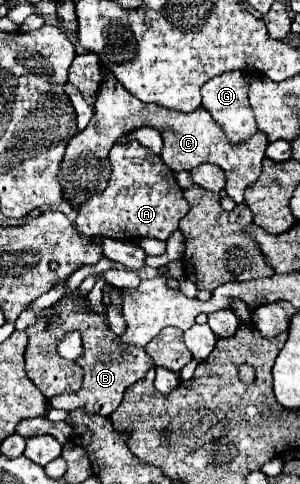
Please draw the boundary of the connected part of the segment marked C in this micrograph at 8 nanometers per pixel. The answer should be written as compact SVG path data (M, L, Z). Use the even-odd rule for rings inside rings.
M105 70L105 78L97 90L97 100L95 100L95 114L91 124L83 130L77 132L65 150L61 168L59 168L59 182L65 194L65 200L71 202L73 208L81 208L89 198L95 194L101 194L107 184L109 184L109 150L113 144L131 134L133 130L141 126L151 126L161 132L163 136L163 150L161 158L163 162L173 170L191 170L197 168L205 162L219 166L225 172L225 192L237 202L243 202L243 192L245 188L255 182L261 174L261 160L265 158L265 148L267 148L267 136L265 132L257 130L251 138L243 140L241 144L231 144L221 126L211 118L211 114L199 106L193 112L175 112L169 108L161 108L159 104L141 104L135 96L129 96L121 84L117 84L117 78L113 78L113 72Z

